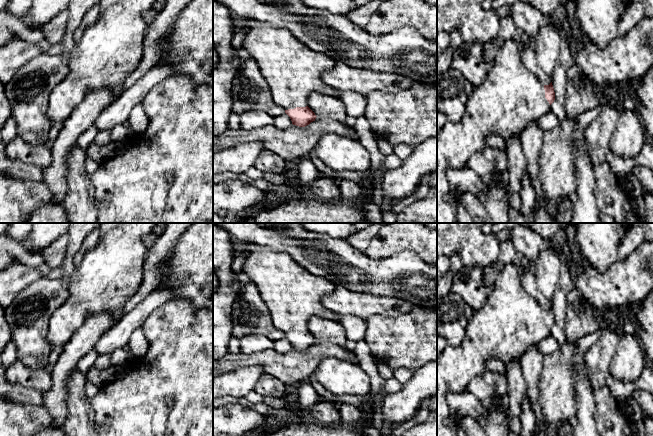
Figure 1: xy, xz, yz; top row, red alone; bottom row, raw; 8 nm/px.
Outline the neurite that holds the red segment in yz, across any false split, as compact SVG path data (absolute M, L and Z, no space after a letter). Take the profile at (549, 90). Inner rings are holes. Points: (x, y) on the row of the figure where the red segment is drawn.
M506 41L492 61L483 82L474 87L468 99L463 118L458 123L447 122L437 133L437 223L456 223L456 203L445 197L451 194L460 196L460 193L449 183L448 168L467 168L469 159L487 147L486 141L492 134L500 135L508 142L512 137L520 135L530 123L537 122L541 116L551 112L551 104L555 100L552 82L549 85L543 85L525 67L521 60L521 51L525 47L526 45L521 41Z

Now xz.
M247 19L244 27L247 28L247 33L243 40L243 48L249 52L250 57L258 64L263 77L271 88L274 102L285 109L285 113L290 117L293 125L305 127L315 121L317 116L307 106L306 99L312 94L325 94L333 97L338 95L338 91L327 86L321 77L323 73L333 69L336 62L331 57L310 49L296 39L286 28L273 27L266 22L259 22L254 19Z

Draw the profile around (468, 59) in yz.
M464 43L452 58L451 68L460 72L473 86L483 82L492 64L483 60L483 50L482 43Z

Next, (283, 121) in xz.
M286 113L283 115L274 117L273 126L275 126L279 129L286 129L291 125L292 125L292 121Z

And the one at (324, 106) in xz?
M312 94L307 99L307 106L317 117L346 121L347 113L344 104L336 97L325 94Z

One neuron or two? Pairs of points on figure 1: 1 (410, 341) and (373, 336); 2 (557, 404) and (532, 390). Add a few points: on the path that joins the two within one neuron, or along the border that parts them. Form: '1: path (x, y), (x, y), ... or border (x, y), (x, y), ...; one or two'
1: path (401, 340), (382, 336); one
2: border (541, 371), (539, 379), (539, 405), (543, 417); two

